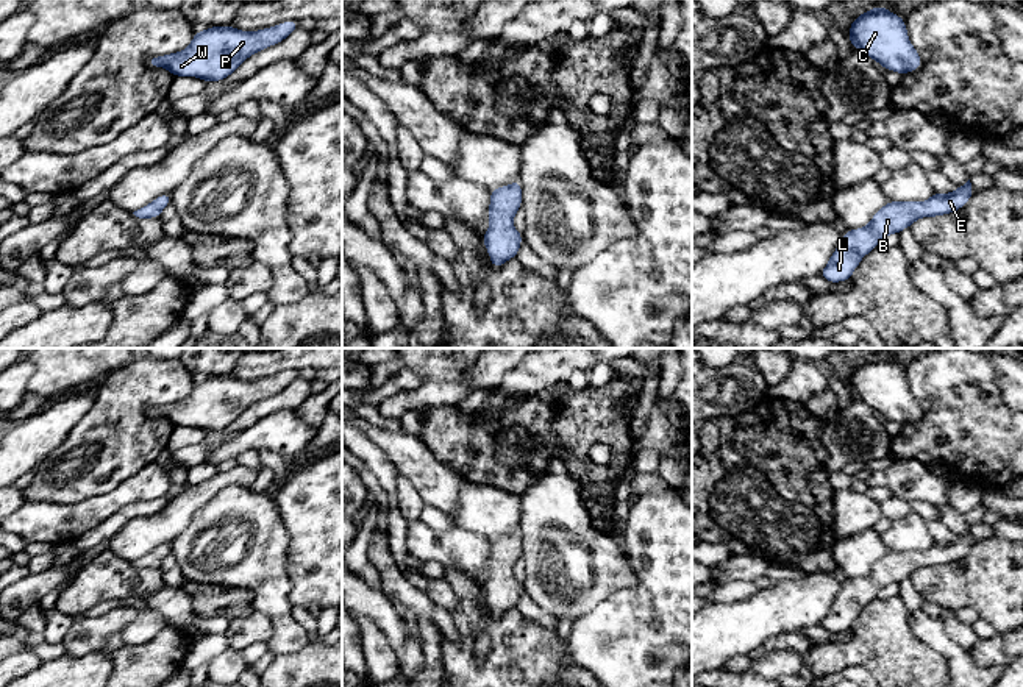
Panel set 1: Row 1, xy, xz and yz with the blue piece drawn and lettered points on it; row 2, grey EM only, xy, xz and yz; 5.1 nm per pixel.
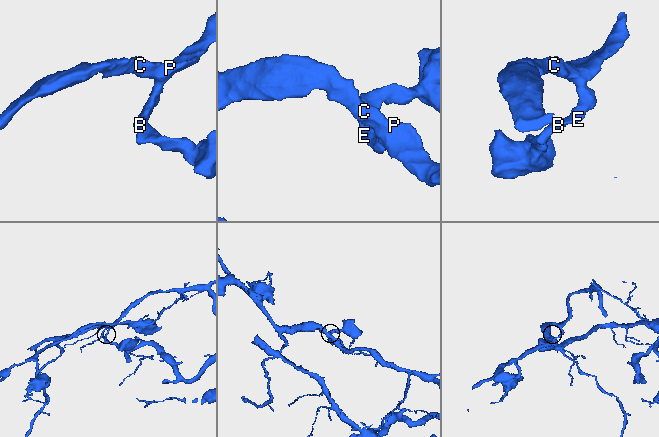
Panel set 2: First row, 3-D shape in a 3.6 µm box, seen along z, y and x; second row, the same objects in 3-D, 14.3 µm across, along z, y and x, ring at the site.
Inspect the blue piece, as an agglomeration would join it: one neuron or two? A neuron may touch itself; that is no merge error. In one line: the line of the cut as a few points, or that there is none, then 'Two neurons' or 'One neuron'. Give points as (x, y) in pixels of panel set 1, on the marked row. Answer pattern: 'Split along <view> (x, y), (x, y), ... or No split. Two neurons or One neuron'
No split. One neuron

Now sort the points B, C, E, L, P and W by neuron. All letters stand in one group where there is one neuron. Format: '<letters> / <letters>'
B C E L P W

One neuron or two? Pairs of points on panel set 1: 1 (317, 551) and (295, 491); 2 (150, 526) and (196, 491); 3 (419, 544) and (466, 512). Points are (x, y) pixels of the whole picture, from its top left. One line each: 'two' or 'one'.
1: one
2: one
3: two

